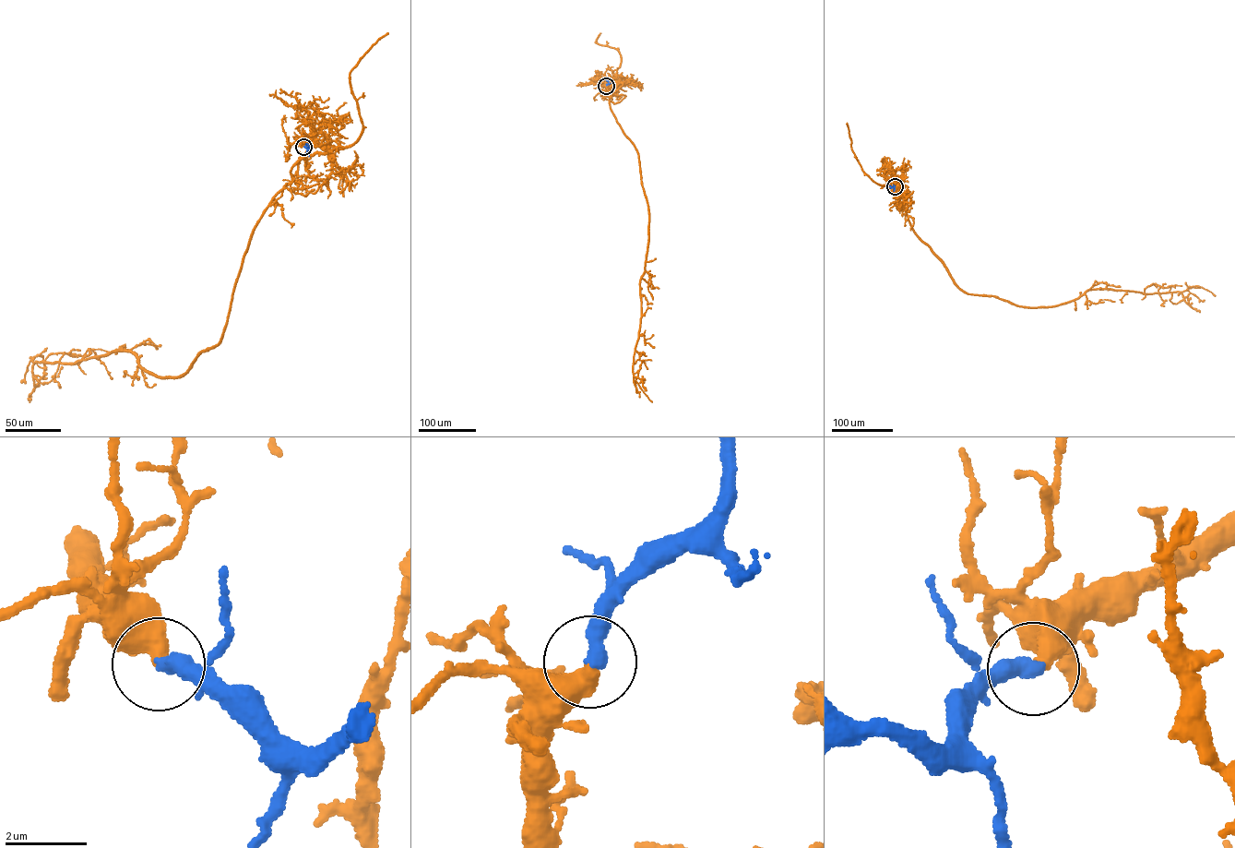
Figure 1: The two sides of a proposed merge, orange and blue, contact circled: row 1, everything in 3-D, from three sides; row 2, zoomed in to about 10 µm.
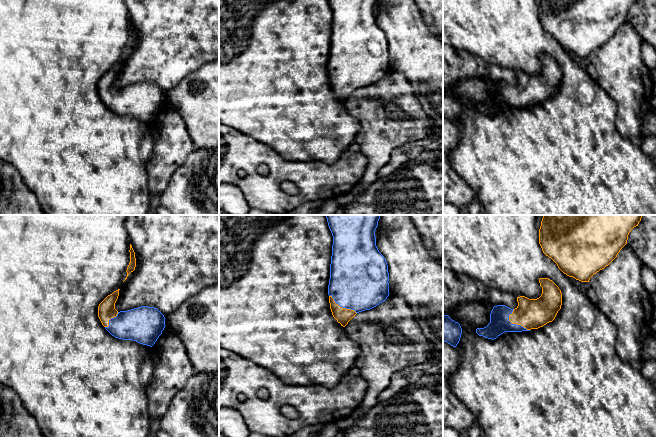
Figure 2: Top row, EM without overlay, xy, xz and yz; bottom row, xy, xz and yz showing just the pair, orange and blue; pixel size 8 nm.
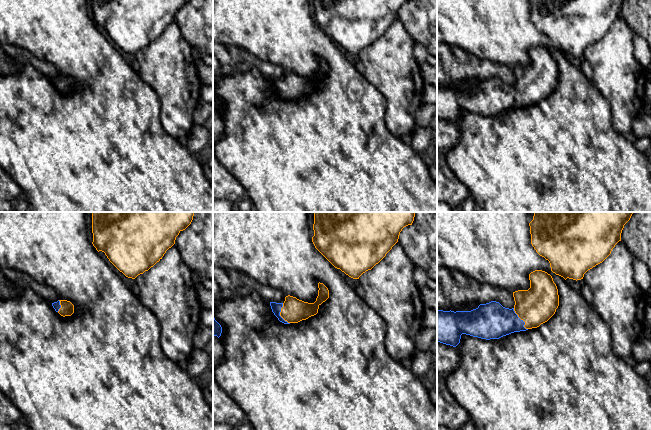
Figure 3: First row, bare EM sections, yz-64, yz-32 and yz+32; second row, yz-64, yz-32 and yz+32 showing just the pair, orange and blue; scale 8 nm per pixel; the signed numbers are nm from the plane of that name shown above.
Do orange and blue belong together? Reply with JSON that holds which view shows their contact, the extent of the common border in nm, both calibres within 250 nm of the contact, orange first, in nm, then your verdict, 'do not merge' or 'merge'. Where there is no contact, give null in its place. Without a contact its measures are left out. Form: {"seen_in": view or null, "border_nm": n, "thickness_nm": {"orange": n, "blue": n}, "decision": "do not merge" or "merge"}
{"seen_in": "yz", "border_nm": 220, "thickness_nm": {"orange": 240, "blue": 160}, "decision": "merge"}

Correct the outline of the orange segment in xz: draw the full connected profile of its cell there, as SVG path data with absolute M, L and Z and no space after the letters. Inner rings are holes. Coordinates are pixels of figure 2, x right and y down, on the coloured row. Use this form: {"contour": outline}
{"contour": "M381 215L325 216L333 236L330 279L328 285L330 309L337 322L345 327L357 313L376 307L384 302L390 294L388 265L386 259L376 246L375 230Z"}

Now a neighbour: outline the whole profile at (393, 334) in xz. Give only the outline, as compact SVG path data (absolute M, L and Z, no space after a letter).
M385 327L385 335L392 342L404 342L404 336L399 332L398 329L393 327Z

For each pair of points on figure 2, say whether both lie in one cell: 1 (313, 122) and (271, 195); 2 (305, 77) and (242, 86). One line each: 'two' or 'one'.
1: two
2: one

